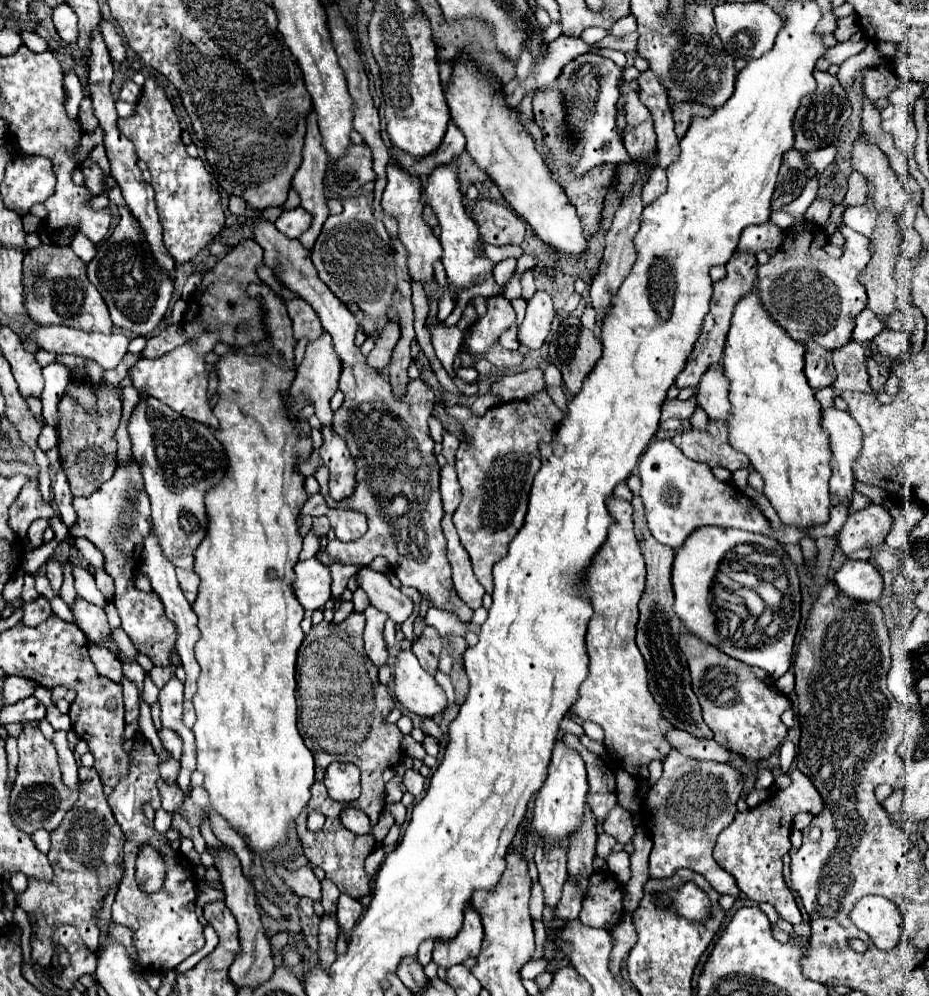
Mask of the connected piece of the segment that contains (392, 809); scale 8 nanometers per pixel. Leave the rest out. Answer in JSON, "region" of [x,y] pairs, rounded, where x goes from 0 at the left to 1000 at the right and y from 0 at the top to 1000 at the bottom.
{"region":[[[421,806],[421,808],[414,808],[414,812],[425,820],[425,826],[429,830],[436,826],[436,808],[434,806]]]}

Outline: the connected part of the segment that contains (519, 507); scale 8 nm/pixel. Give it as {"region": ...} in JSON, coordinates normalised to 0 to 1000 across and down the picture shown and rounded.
{"region":[[[580,393],[574,403],[550,403],[550,405],[539,405],[535,409],[529,409],[520,419],[511,419],[507,411],[501,407],[488,407],[488,409],[481,409],[479,413],[483,421],[494,423],[501,435],[501,441],[490,455],[490,471],[494,475],[498,503],[488,515],[488,525],[492,529],[496,547],[507,559],[513,583],[522,589],[524,595],[531,595],[531,579],[529,579],[531,565],[533,561],[537,561],[537,557],[541,557],[541,553],[546,553],[546,545],[563,529],[572,485],[574,485],[576,473],[580,471],[580,447],[584,445],[584,441],[595,441],[595,435],[600,433],[597,423],[604,423],[604,413],[597,409],[589,393]]]}

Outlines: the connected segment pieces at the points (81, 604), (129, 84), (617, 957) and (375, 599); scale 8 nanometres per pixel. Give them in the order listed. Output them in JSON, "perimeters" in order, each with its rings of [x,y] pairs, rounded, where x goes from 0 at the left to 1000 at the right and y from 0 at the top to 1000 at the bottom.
{"perimeters":[[[[83,599],[76,613],[79,613],[81,621],[83,621],[83,630],[96,640],[96,644],[104,644],[104,642],[117,638],[115,617],[113,617],[113,613],[109,609],[98,607],[91,601]]],[[[135,81],[132,89],[128,93],[128,99],[135,101],[135,103],[143,103],[145,105],[150,101],[150,97],[152,97],[152,87],[145,85],[143,81]]],[[[673,919],[664,929],[662,929],[662,935],[658,935],[660,941],[662,941],[662,953],[658,957],[658,969],[660,971],[668,971],[668,965],[671,961],[684,951],[686,947],[686,935],[684,935],[684,929],[679,925],[679,919]]],[[[389,569],[386,575],[386,589],[395,595],[397,603],[412,615],[417,615],[425,626],[434,626],[442,613],[445,605],[436,599],[427,589],[421,587],[417,577],[402,573],[399,569]]]]}

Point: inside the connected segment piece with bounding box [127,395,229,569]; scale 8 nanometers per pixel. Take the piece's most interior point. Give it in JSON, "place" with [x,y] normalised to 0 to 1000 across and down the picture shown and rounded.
{"place":[195,461]}

